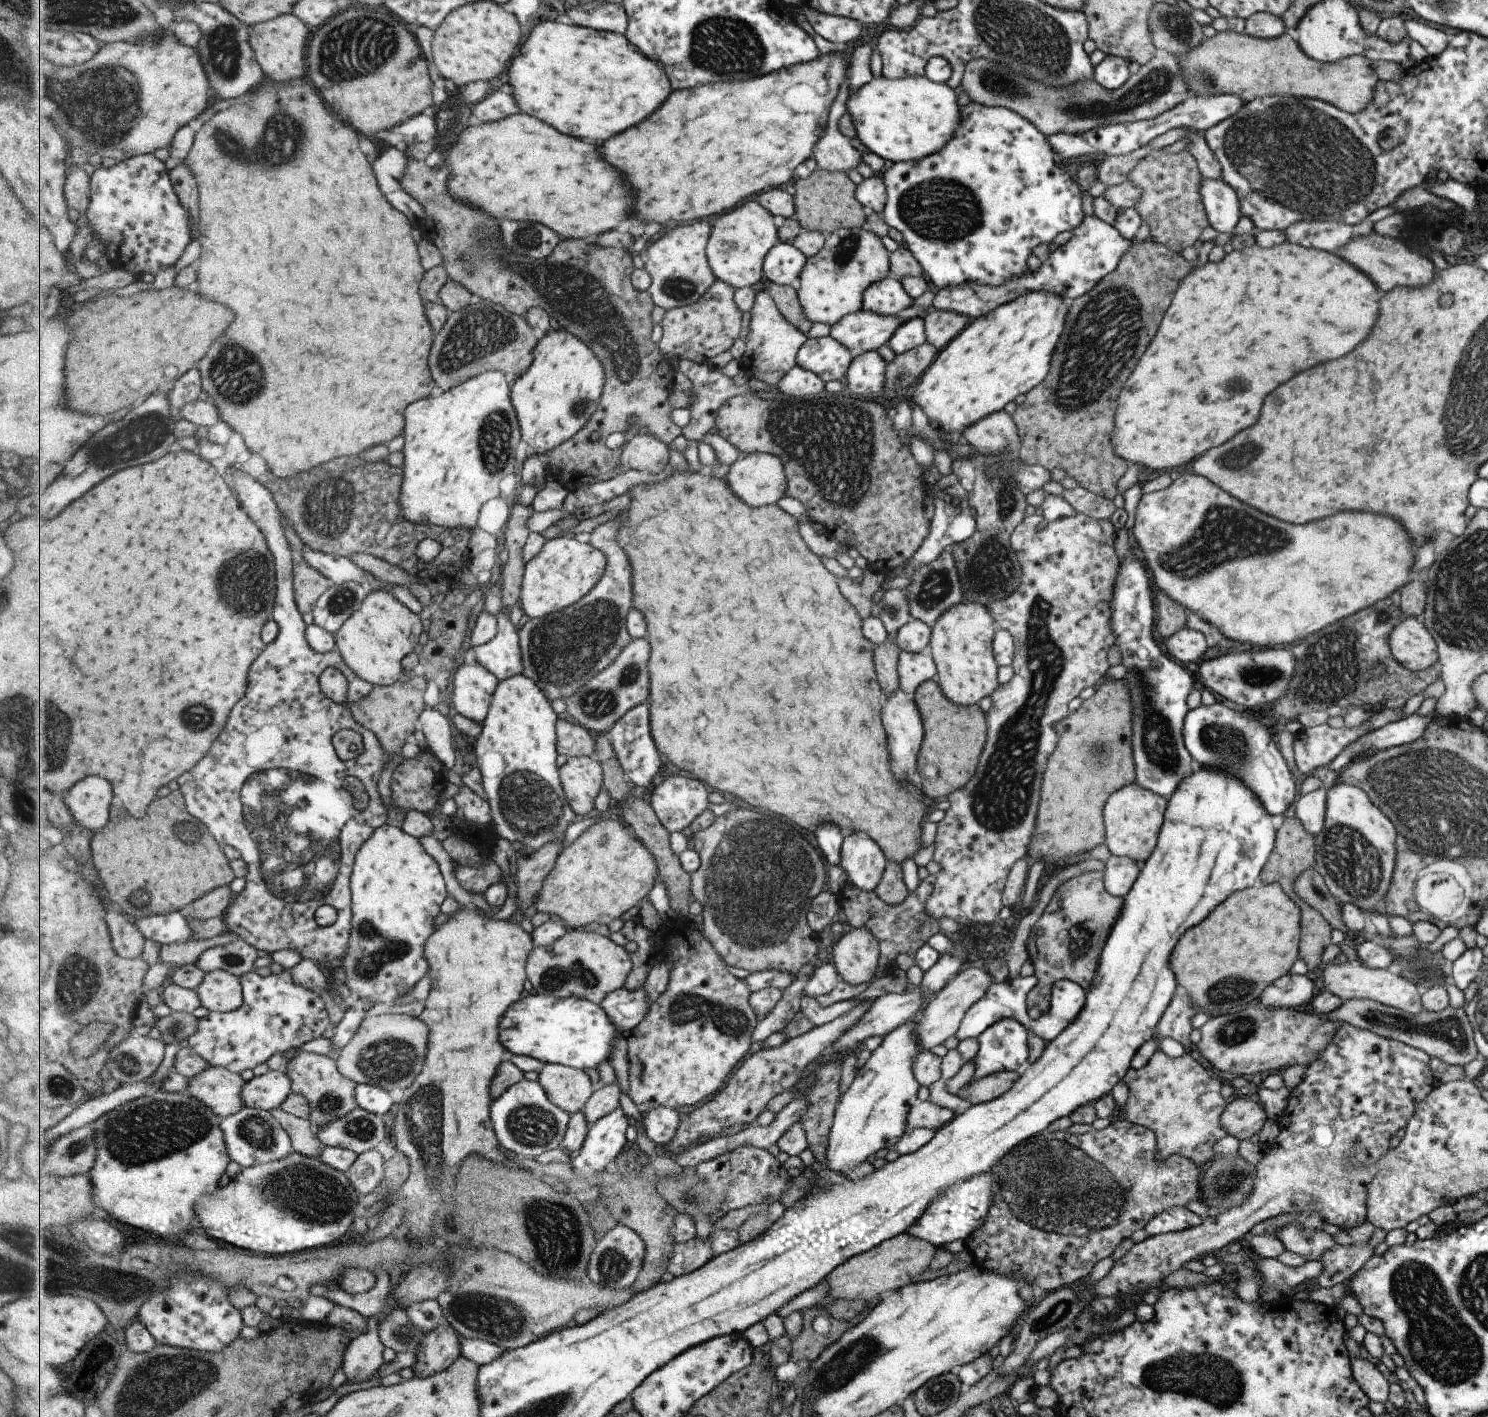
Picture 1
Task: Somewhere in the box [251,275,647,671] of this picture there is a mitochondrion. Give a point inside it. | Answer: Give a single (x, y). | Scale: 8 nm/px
(487, 332)

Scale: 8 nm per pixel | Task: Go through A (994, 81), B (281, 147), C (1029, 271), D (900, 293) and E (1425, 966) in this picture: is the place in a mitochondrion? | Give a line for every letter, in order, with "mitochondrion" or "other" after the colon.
A: mitochondrion
B: mitochondrion
C: other
D: other
E: mitochondrion

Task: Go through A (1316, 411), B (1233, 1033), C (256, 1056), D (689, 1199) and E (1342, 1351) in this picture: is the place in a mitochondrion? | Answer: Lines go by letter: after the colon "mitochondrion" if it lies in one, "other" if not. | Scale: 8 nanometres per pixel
A: other
B: mitochondrion
C: other
D: other
E: other

